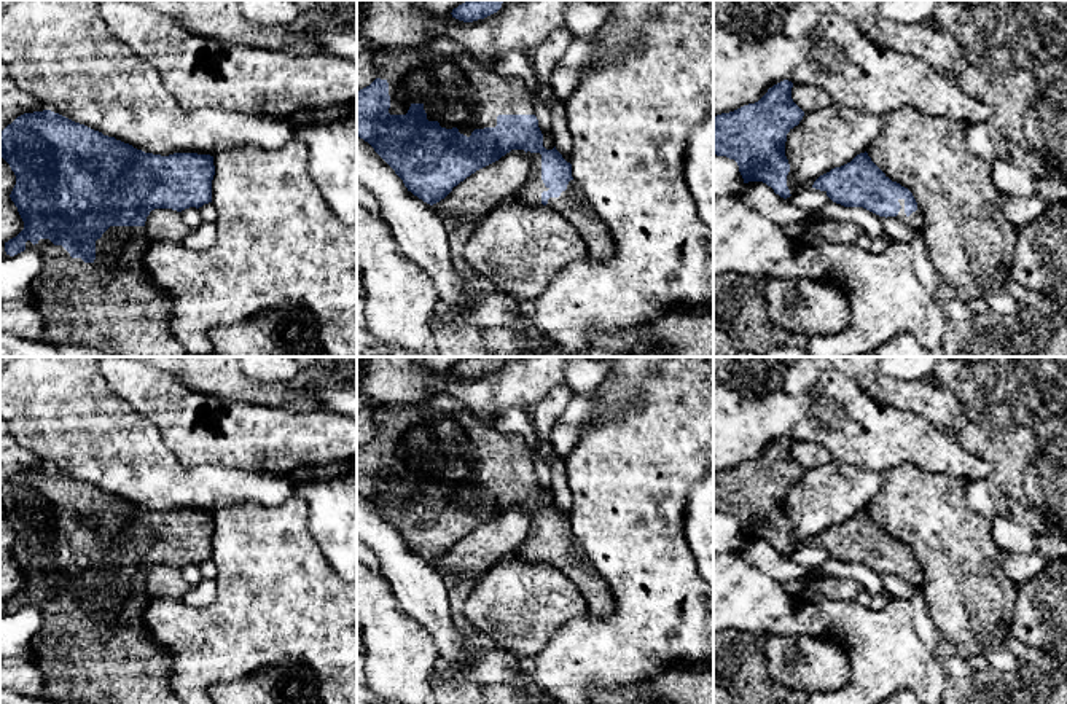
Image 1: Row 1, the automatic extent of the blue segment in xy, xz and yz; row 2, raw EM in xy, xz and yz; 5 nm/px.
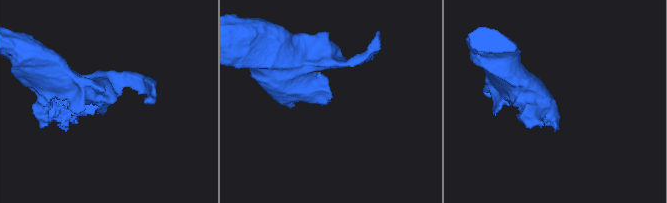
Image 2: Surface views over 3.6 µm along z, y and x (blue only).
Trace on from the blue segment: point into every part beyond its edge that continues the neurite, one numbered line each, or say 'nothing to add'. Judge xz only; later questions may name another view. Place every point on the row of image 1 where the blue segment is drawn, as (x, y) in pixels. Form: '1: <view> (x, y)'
1: xz (494, 94)
2: xz (531, 191)

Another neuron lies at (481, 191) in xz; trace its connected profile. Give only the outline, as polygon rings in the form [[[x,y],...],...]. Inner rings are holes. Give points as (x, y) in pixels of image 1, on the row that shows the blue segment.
[[[511,150],[498,161],[476,170],[433,204],[446,225],[454,220],[479,220],[497,204],[508,201],[526,182],[529,159],[524,150]]]

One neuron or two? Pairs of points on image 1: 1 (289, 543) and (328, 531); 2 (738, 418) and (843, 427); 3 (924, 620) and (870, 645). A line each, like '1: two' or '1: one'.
1: two
2: one
3: two

